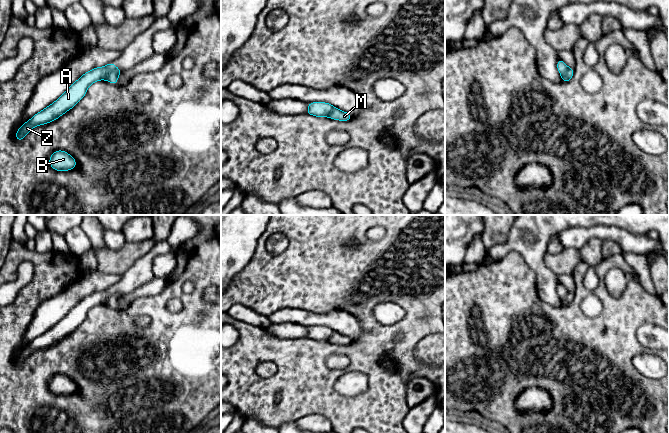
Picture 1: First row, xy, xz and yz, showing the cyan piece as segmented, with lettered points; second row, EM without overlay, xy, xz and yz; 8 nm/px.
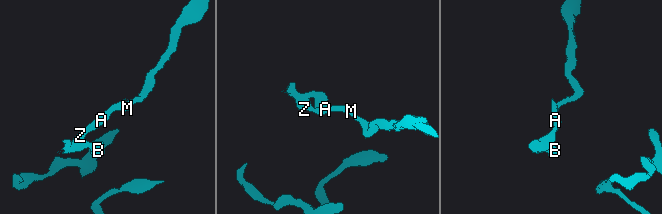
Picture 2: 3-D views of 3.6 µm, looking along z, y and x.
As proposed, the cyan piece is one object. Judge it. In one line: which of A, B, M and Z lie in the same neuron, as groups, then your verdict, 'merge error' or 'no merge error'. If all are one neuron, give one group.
A B Z / M; merge error

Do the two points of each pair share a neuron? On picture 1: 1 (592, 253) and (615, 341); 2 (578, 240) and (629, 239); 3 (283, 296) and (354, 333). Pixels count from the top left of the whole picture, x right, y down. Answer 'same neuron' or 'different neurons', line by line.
1: different neurons
2: same neuron
3: different neurons

